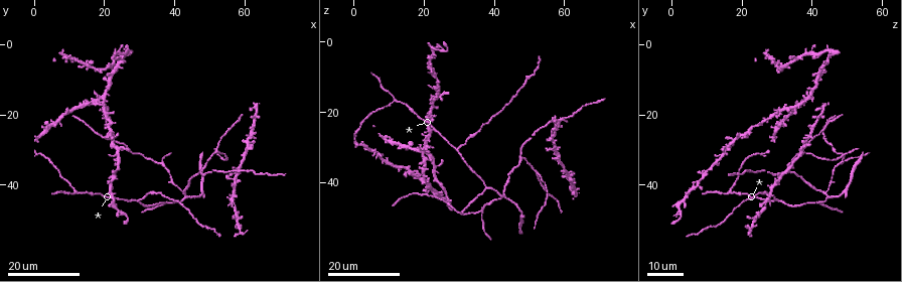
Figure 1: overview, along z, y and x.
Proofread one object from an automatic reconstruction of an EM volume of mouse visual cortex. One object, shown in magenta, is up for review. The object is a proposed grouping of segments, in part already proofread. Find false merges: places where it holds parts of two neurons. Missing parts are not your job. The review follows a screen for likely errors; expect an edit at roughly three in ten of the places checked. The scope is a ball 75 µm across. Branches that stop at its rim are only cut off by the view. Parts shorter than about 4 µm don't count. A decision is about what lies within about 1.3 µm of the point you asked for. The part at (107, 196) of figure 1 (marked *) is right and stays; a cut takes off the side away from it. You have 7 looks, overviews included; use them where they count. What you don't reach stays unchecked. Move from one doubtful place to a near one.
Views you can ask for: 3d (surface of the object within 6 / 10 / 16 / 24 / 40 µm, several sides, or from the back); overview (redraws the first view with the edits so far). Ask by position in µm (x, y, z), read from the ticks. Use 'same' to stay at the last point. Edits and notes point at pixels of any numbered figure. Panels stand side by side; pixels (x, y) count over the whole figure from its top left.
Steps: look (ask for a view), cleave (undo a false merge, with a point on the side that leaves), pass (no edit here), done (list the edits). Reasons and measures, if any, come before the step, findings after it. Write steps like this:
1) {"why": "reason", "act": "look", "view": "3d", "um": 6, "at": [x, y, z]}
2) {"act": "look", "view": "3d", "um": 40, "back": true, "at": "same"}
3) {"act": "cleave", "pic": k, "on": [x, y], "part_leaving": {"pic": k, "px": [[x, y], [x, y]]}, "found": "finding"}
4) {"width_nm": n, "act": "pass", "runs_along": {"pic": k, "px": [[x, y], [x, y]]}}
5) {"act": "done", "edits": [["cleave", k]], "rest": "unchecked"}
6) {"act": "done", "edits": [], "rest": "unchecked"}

{"why": "two arms in line, one across", "act": "look", "view": "3d", "um": 16, "at": [52.5, 30.0, 37.5]}

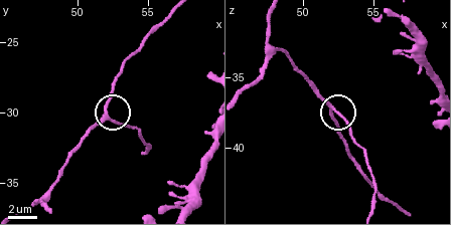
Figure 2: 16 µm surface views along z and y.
{"act": "look", "view": "3d", "um": 10, "at": [52.0, 30.0, 37.4]}

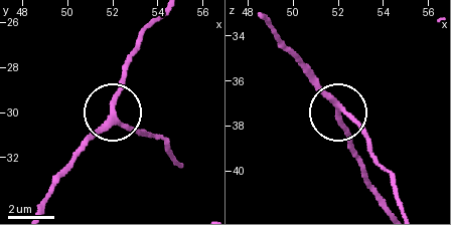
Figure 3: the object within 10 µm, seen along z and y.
{"width_nm": 210, "act": "pass", "runs_along": {"pic": 3, "px": [[263, 19], [368, 144]]}, "found": "continuous, no second neuron"}

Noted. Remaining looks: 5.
{"why": "four arms meet", "act": "look", "view": "3d", "um": 16, "at": [43.0, 43.0, 44.5]}

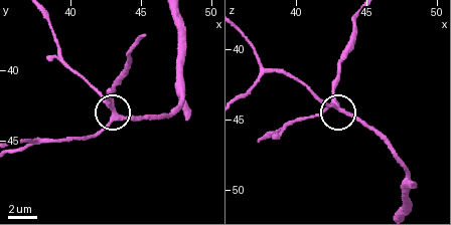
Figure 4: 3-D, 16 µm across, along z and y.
{"why": "closer look", "act": "look", "view": "3d", "um": 10, "at": [43.0, 42.8, 44.2]}

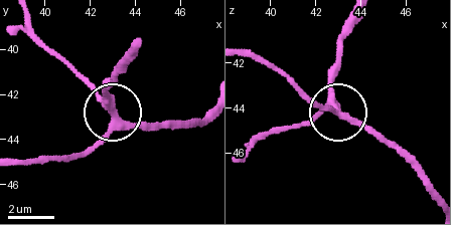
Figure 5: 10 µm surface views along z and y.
{"side_arm_um": 21, "act": "pass", "runs_along": {"pic": 5, "px": [[17, 160], [74, 158], [112, 116], [160, 126]]}, "found": "one neuron here"}

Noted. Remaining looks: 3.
{"why": "three arms meet", "act": "look", "view": "3d", "um": 24, "at": [39.5, 38.5, 45.5]}

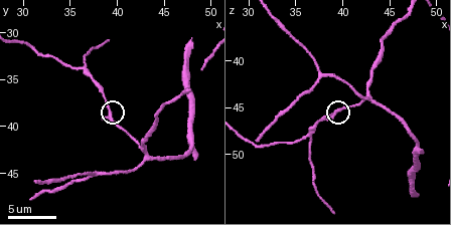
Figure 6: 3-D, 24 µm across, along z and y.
{"act": "look", "view": "3d", "um": 6, "at": [39.2, 38.6, 45.4]}

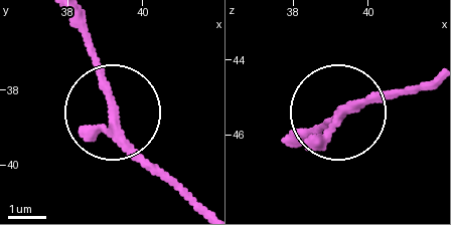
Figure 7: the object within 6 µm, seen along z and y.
{"arms": 3, "act": "pass", "runs_along": {"pic": 7, "px": [[193, 205], [122, 129], [87, 26]]}, "found": "one neuron here"}

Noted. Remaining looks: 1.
{"why": "small branch off a trunk", "act": "look", "view": "3d", "um": 10, "at": [36.2, 33.8, 48.2]}

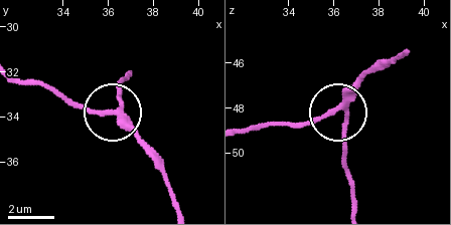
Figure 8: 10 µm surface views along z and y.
{"arms": 3, "act": "pass", "runs_along": {"pic": 8, "px": [[408, 53], [383, 60], [344, 104], [344, 172]]}, "found": "one neuron here"}

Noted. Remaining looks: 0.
{"act": "done", "edits": [], "rest": "unchecked"}

